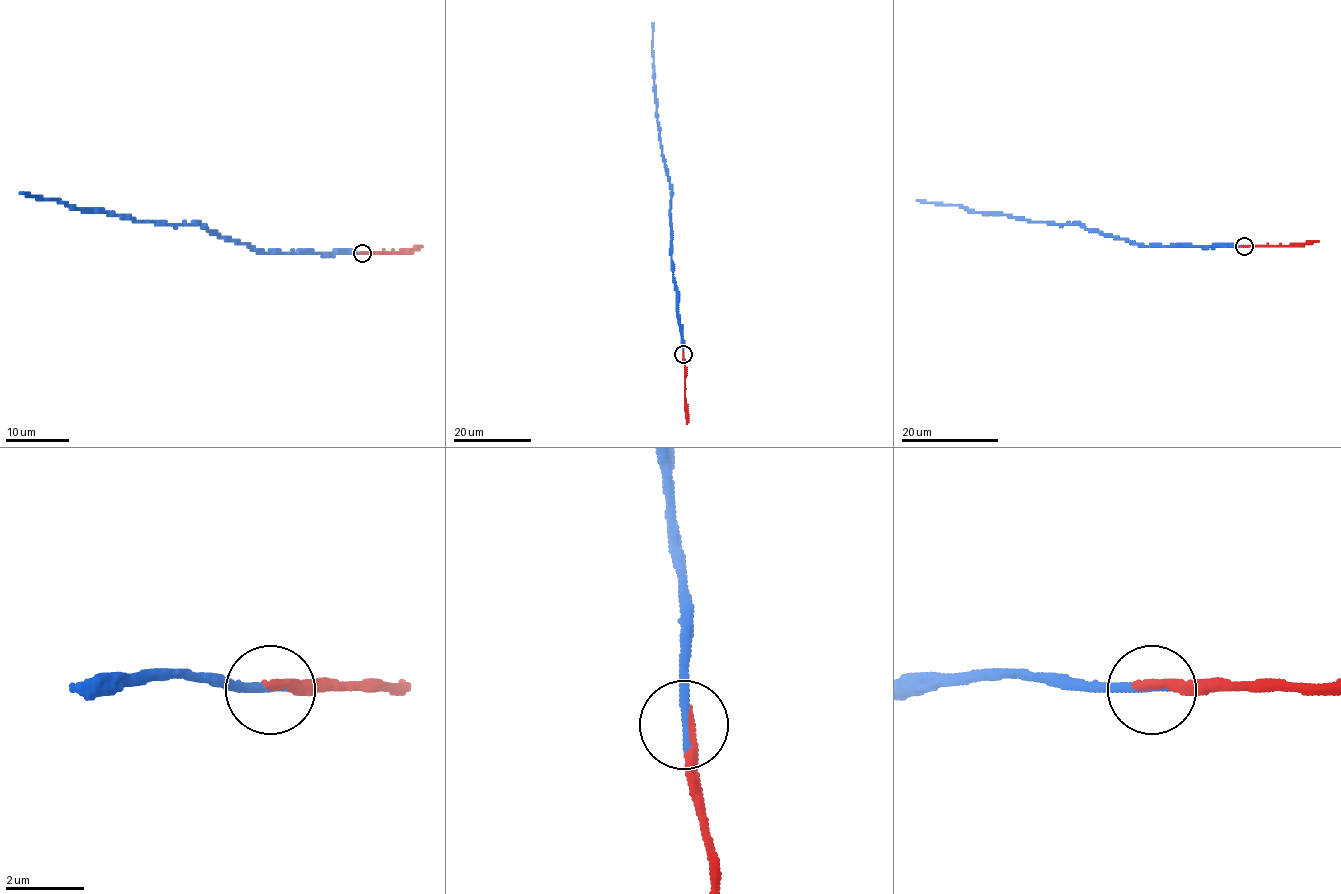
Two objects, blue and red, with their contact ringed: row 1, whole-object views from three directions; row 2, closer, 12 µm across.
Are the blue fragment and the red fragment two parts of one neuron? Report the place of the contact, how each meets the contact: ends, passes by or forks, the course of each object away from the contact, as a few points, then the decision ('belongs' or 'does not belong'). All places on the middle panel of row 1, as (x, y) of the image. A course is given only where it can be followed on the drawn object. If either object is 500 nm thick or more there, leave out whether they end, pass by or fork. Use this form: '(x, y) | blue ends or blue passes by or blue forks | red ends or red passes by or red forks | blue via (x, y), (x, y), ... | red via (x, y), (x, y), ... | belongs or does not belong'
(683, 354) | blue ends | red ends | blue via (682, 354), (671, 250), (670, 189), (656, 113), (652, 23) | red via (682, 354), (687, 423) | belongs

